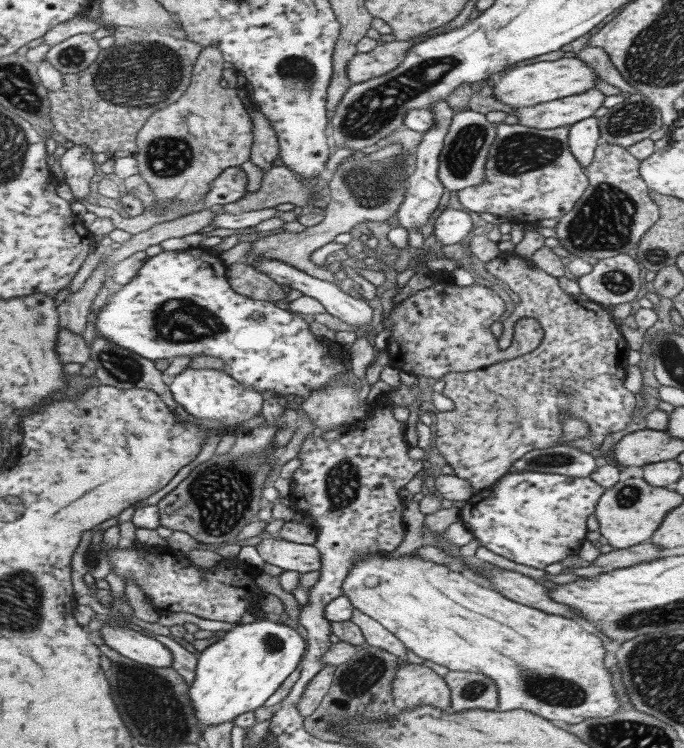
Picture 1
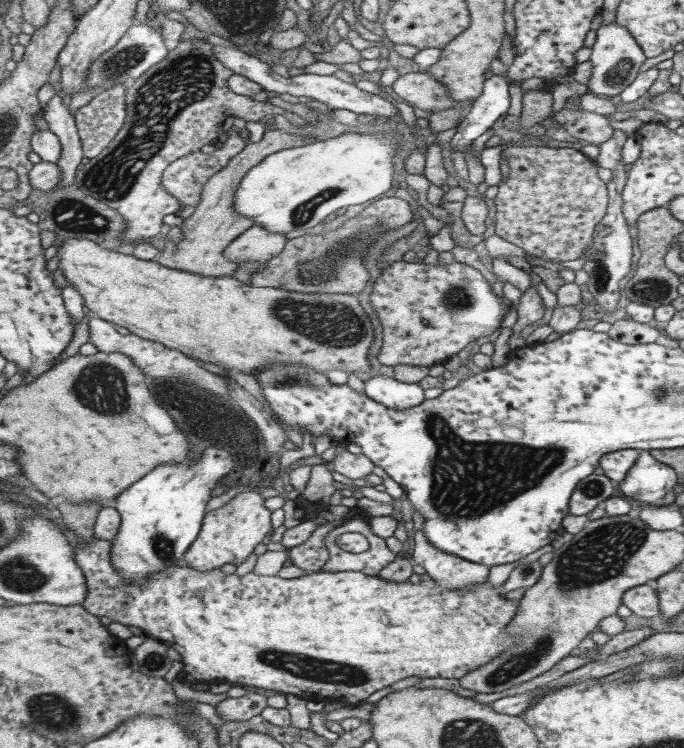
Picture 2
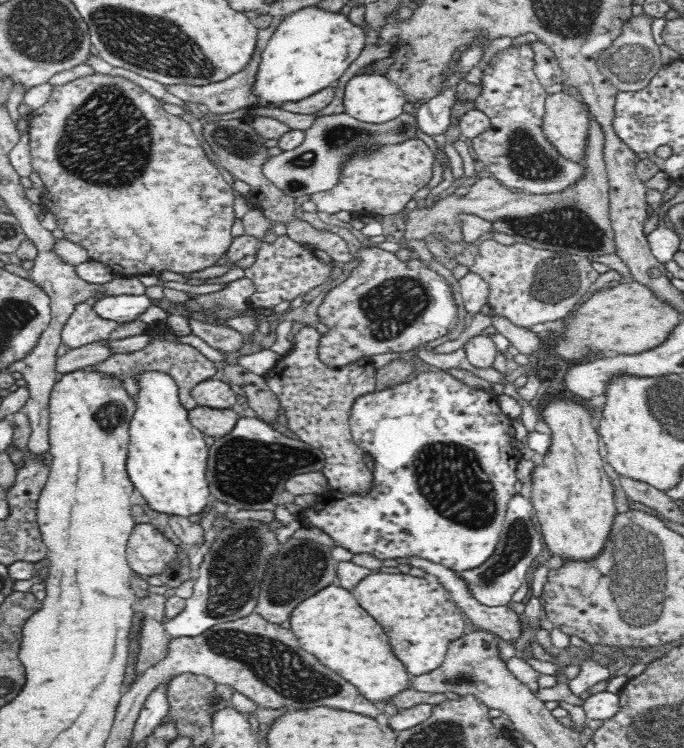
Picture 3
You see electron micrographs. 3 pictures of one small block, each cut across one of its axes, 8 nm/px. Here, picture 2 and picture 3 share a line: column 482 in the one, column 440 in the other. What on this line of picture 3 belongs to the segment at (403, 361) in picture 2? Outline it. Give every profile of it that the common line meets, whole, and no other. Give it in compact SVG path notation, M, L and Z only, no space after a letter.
M377 246L356 249L360 258L358 267L339 285L327 292L318 308L320 322L328 326L328 332L319 341L320 362L330 368L342 368L352 362L369 360L373 354L386 352L408 352L422 348L424 344L446 336L456 323L458 309L448 282L424 265L420 259L400 261L395 252L388 252Z

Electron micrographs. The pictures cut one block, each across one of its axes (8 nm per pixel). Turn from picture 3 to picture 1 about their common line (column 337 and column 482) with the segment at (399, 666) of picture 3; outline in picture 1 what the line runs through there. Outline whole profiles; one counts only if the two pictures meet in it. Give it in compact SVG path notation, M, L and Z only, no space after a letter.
M378 551L378 553L368 553L366 557L354 561L354 567L349 570L342 584L342 595L346 596L352 603L354 608L358 608L377 620L386 630L389 630L397 636L406 646L408 650L412 650L414 654L420 656L420 658L432 660L440 666L446 666L450 671L470 671L482 673L488 675L491 679L496 681L496 687L498 687L498 711L506 712L516 709L524 709L550 720L552 723L564 725L564 724L578 724L586 718L594 718L599 716L604 718L612 716L614 713L618 713L620 709L620 700L616 696L616 690L612 686L612 672L610 668L605 666L606 648L604 640L599 636L587 632L576 622L570 618L566 618L558 615L551 615L547 612L542 612L542 609L527 607L525 604L518 604L513 600L506 598L502 593L490 588L485 584L481 584L475 579L471 579L469 575L463 575L455 570L446 567L446 565L440 565L434 563L434 561L428 561L422 559L422 557L416 557L416 555L407 554L402 556L392 556L392 554L386 551Z

